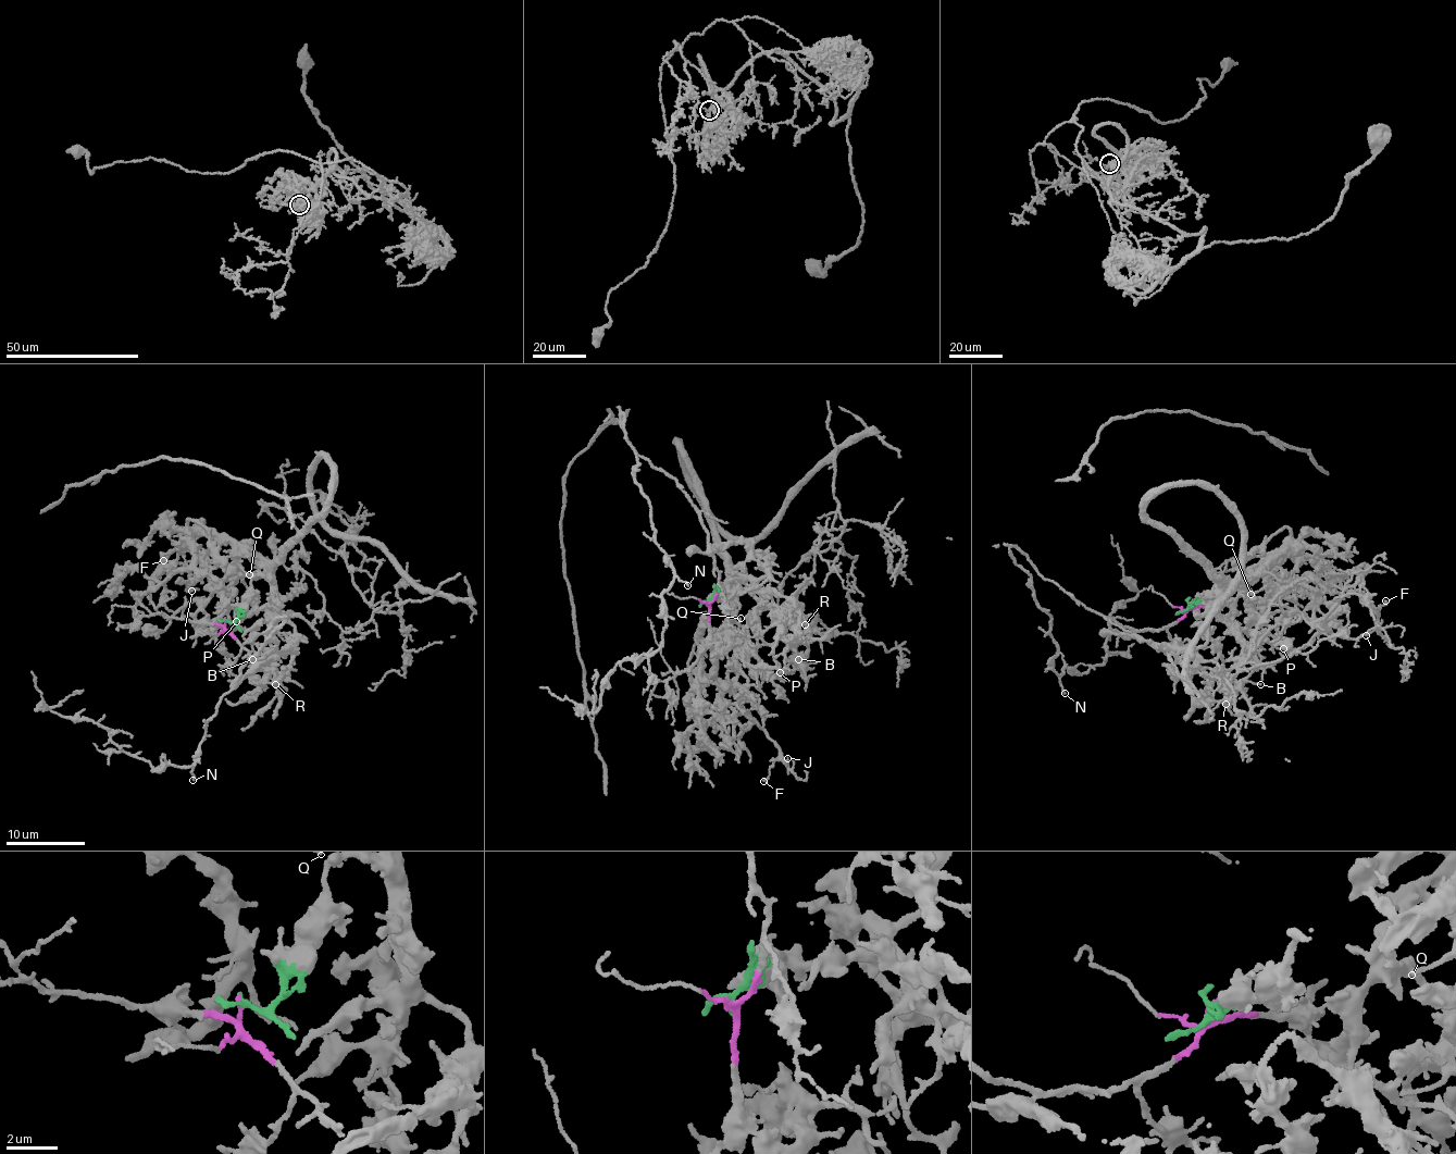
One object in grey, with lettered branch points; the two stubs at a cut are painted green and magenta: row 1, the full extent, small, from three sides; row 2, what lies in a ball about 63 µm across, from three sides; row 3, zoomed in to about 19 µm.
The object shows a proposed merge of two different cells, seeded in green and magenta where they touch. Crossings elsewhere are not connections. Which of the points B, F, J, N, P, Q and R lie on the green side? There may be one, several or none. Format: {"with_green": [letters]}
{"with_green": ["B", "F", "J", "P", "Q", "R"]}

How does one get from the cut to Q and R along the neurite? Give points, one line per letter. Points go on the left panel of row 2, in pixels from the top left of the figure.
Q: (225, 622), (239, 615), (251, 581), (262, 574), (265, 567), (241, 555), (240, 565), (250, 575)
R: (225, 622), (239, 615), (253, 579), (260, 574), (270, 582), (276, 605), (271, 658), (280, 691), (275, 684)

